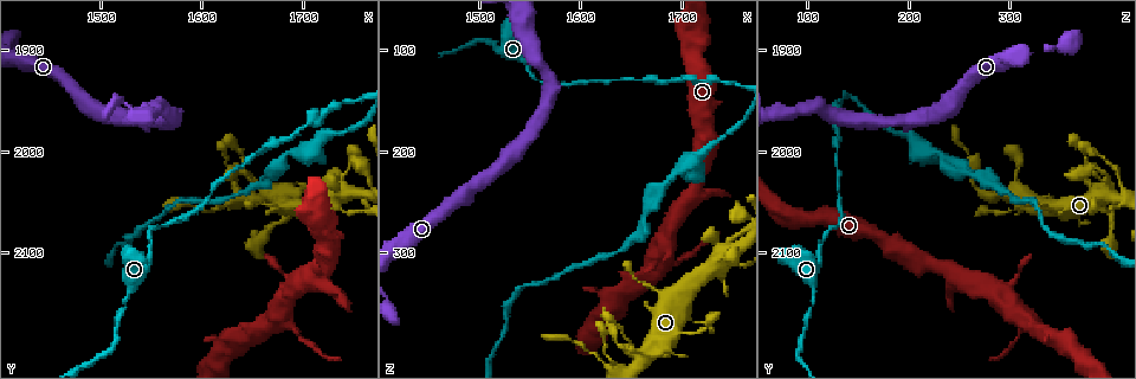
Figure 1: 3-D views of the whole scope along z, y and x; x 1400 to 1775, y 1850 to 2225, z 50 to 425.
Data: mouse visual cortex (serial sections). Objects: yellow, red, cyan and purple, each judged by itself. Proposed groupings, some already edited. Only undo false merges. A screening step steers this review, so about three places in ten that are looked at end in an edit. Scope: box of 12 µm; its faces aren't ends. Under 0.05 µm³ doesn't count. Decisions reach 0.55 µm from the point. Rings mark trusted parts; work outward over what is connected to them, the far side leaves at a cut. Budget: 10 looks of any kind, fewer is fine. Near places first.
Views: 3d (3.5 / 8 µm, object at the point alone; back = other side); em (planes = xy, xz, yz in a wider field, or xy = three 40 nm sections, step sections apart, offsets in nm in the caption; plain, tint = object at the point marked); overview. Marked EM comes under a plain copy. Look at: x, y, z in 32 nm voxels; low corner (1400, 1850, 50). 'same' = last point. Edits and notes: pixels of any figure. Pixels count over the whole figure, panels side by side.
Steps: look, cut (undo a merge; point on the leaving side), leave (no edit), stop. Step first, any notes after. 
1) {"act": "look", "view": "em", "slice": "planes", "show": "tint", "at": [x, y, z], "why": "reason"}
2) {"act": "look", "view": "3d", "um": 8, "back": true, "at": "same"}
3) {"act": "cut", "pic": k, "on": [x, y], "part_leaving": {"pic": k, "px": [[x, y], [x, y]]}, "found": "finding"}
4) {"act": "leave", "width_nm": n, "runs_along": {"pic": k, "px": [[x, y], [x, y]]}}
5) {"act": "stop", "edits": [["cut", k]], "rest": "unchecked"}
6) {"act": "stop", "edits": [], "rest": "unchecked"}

{"act": "look", "view": "3d", "um": 3.5, "at": [1642, 2024, 396], "why": "arms run side by side"}

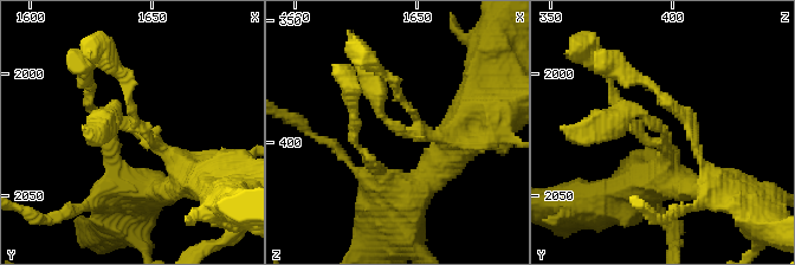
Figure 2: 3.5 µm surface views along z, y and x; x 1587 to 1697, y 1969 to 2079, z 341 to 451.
{"act": "look", "view": "em", "slice": "xy", "step": 3, "show": "tint", "at": [1645, 2021, 396], "why": "now the EM"}

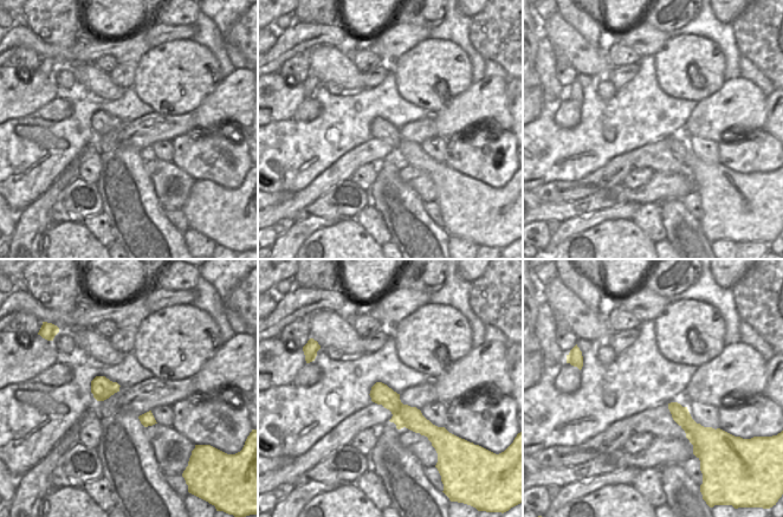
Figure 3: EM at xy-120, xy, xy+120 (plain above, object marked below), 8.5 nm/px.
{"act": "leave", "width_nm": 200, "runs_along": {"pic": 2, "px": [[459, 140], [401, 131], [380, 112], [368, 71]]}, "found": "continuous, no second cell"}

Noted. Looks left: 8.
{"act": "look", "view": "3d", "um": 8, "at": [1562, 2072, 130], "why": "thin neck"}

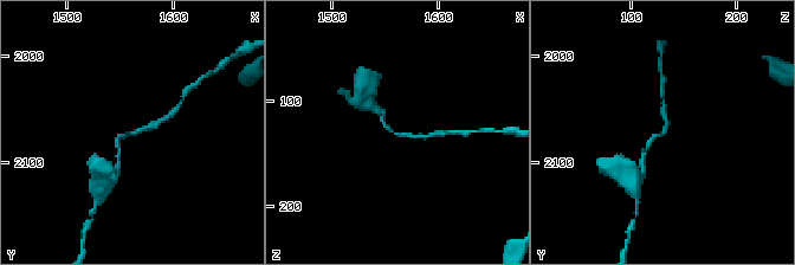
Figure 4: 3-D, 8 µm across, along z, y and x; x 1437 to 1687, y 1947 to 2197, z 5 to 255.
{"act": "look", "view": "3d", "um": 3.5, "at": [1564, 2072, 130], "why": "zoom in"}

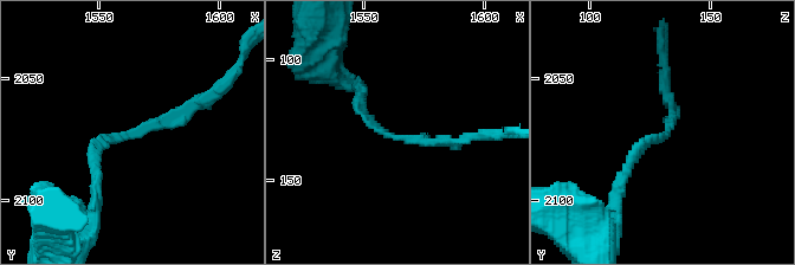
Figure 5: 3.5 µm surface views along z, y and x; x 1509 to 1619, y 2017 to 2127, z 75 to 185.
{"act": "look", "view": "em", "slice": "xy", "step": 3, "show": "tint", "at": [1564, 2072, 132]}

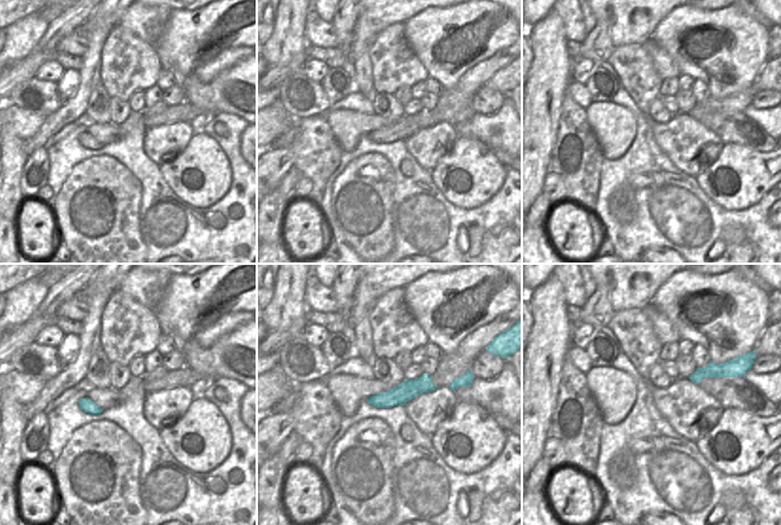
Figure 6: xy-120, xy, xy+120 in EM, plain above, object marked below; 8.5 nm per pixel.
{"act": "leave", "arm_widths_nm": [150, 150], "runs_along": {"pic": 5, "px": [[96, 174], [103, 141], [201, 101]]}, "found": "one cell here"}

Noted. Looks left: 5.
{"act": "look", "view": "3d", "um": 8, "back": true, "at": [1540, 1960, 76], "why": "looks like a crossing"}

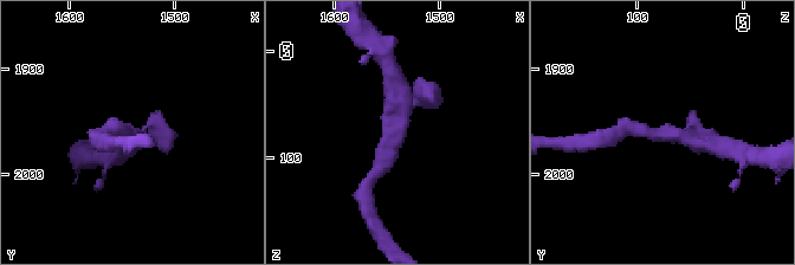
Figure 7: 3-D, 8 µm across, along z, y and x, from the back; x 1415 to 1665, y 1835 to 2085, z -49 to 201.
{"act": "look", "view": "3d", "um": 3.5, "at": [1544, 1964, 78], "why": "zoom in"}

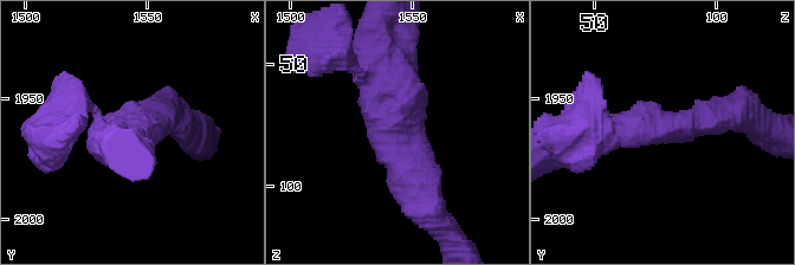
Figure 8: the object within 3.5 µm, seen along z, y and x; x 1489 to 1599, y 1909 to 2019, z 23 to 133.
{"act": "look", "view": "em", "slice": "xy", "step": 3, "show": "tint", "at": [1541, 1962, 76], "arms": 4, "arm_widths_nm": [300, 350, 400, 500], "why": "shape alone is not enough"}

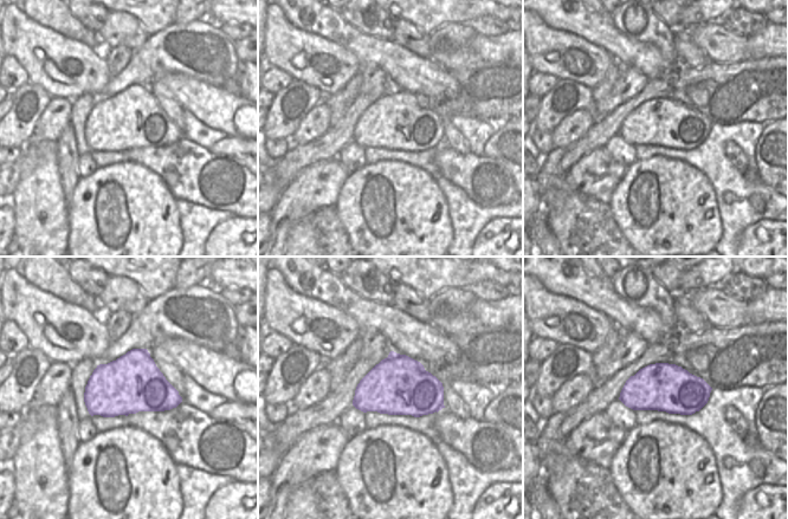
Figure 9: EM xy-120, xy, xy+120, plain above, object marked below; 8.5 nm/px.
{"act": "leave", "runs_along": {"pic": 8, "px": [[420, 193], [362, 75]]}, "found": "continuous, no second cell"}

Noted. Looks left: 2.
{"act": "look", "view": "em", "slice": "xy", "step": 2, "show": "tint", "at": [1522, 2156, 104]}

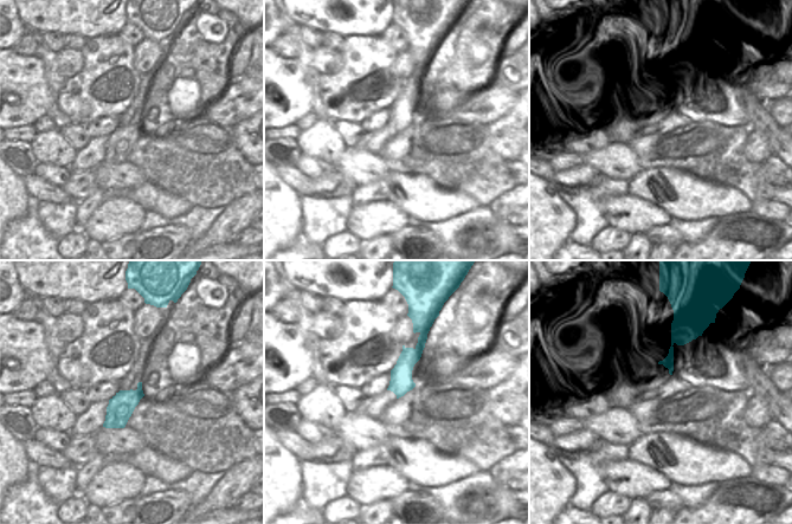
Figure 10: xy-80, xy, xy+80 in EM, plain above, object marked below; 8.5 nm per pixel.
{"act": "look", "view": "3d", "um": 3.5, "at": "same", "why": "see where the arms go"}

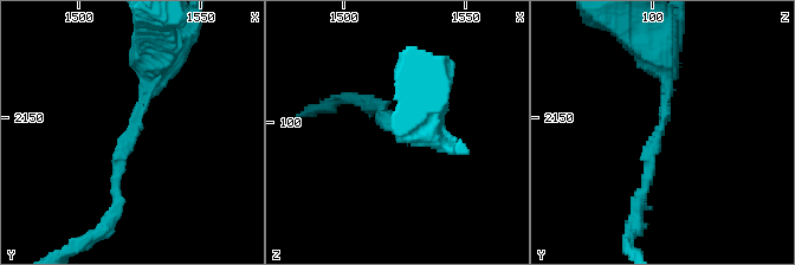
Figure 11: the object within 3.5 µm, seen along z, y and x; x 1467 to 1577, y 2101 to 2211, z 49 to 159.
{"act": "leave", "arm_widths_nm": [150, 300], "runs_along": {"pic": 11, "px": [[159, 36], [115, 195]]}, "found": "one cell here"}

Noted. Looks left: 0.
{"act": "stop", "edits": [], "rest": "unchecked"}

